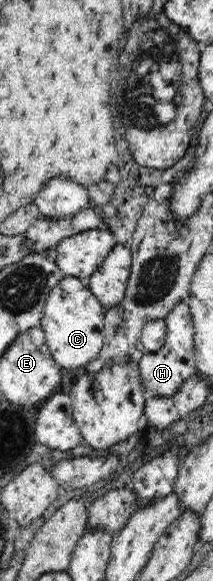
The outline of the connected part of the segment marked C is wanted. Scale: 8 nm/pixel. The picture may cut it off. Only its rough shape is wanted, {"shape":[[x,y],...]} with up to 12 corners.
{"shape":[[66,275],[40,326],[60,369],[82,372],[103,348],[105,309]]}

